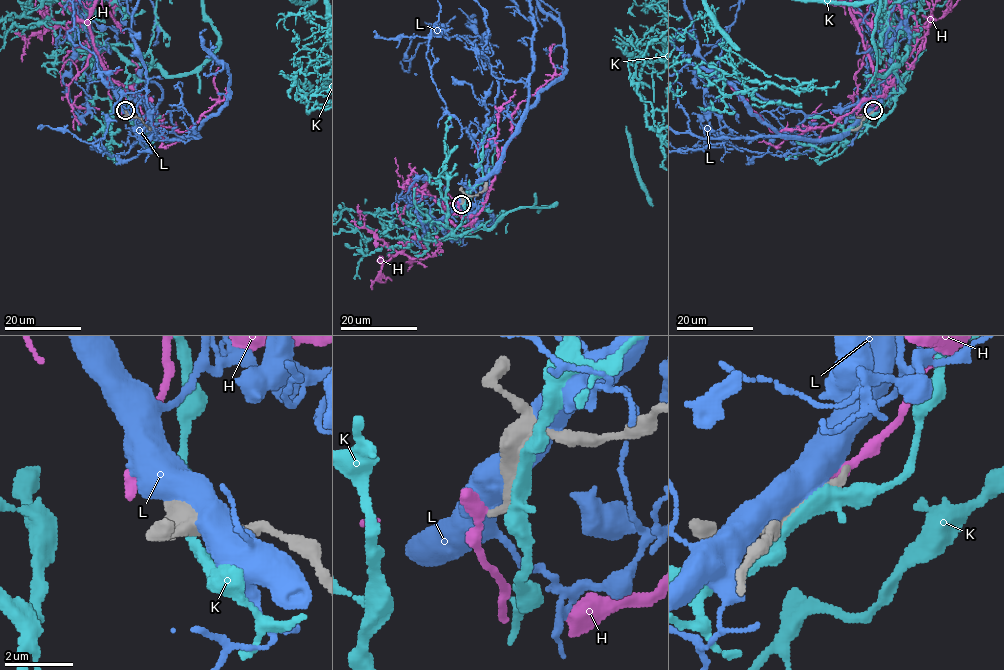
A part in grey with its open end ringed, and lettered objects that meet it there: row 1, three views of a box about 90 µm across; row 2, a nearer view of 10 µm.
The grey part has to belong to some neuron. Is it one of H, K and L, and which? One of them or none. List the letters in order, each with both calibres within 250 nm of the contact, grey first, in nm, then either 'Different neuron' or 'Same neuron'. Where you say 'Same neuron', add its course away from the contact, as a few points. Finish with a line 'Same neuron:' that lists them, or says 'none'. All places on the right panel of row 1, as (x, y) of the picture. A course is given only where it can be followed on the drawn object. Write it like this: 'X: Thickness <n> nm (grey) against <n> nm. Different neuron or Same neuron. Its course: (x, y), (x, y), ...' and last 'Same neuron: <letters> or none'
H: Thickness 240 nm (grey) against 340 nm. Different neuron
K: Thickness 440 nm (grey) against 320 nm. Different neuron
L: Thickness 260 nm (grey) against 800 nm. Different neuron
Same neuron: none

